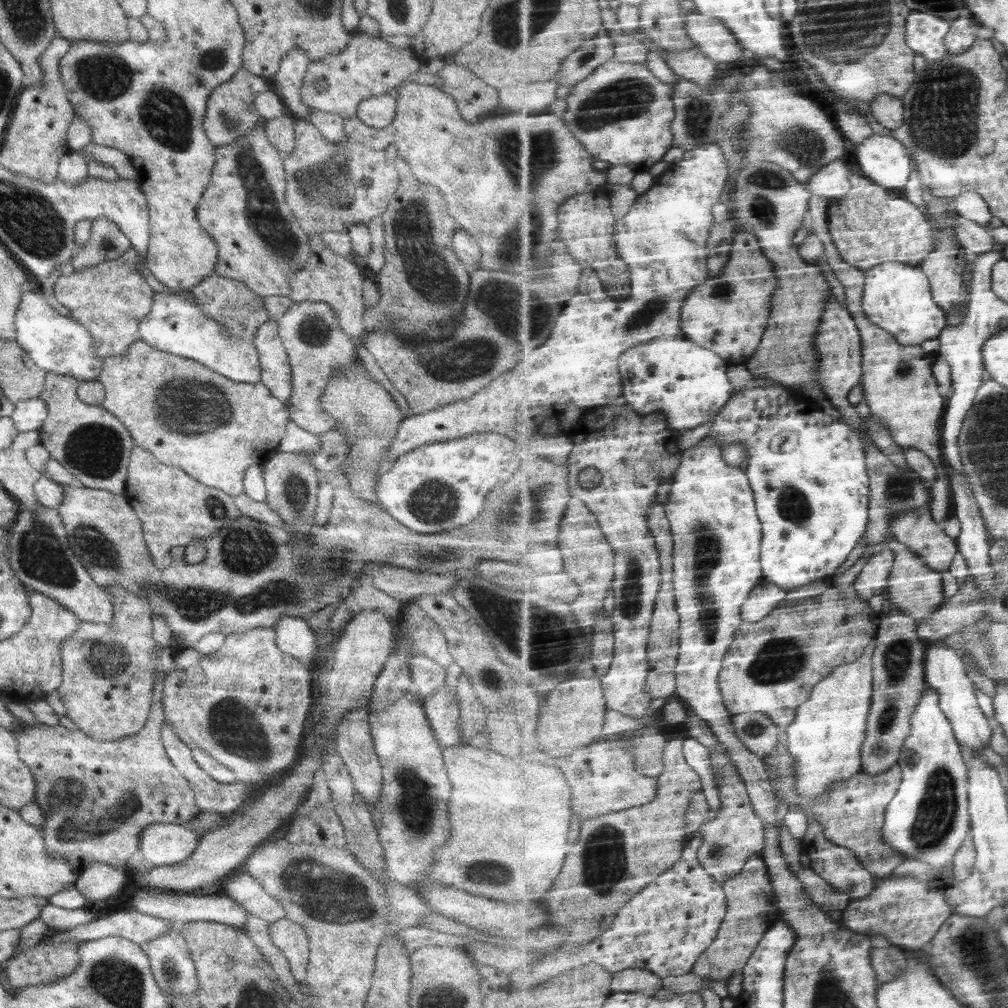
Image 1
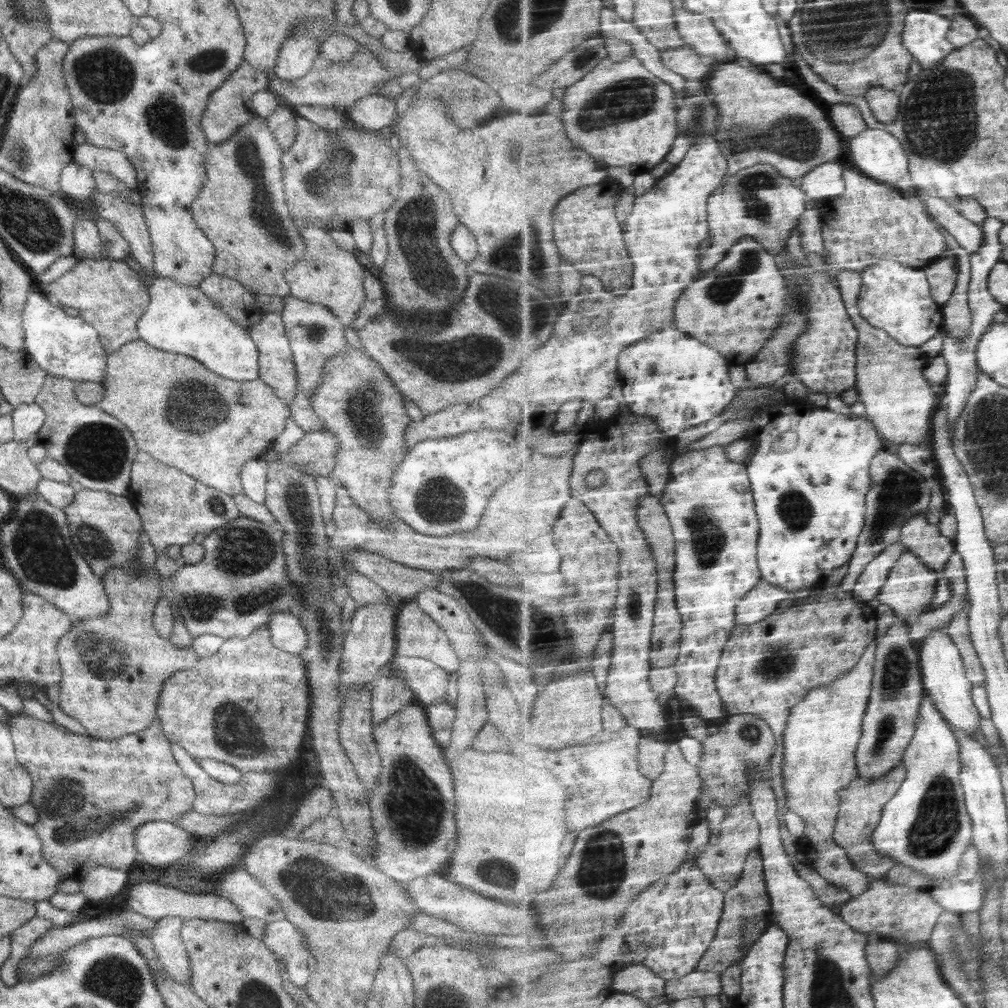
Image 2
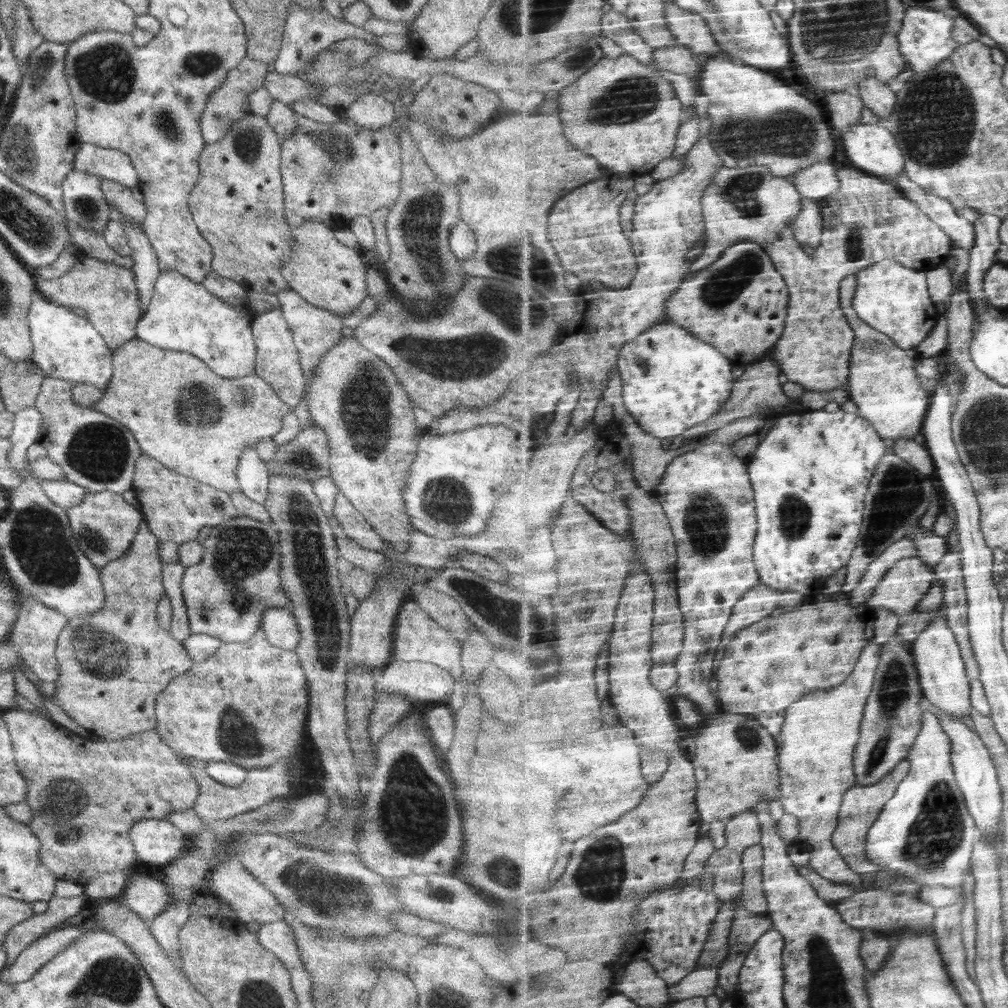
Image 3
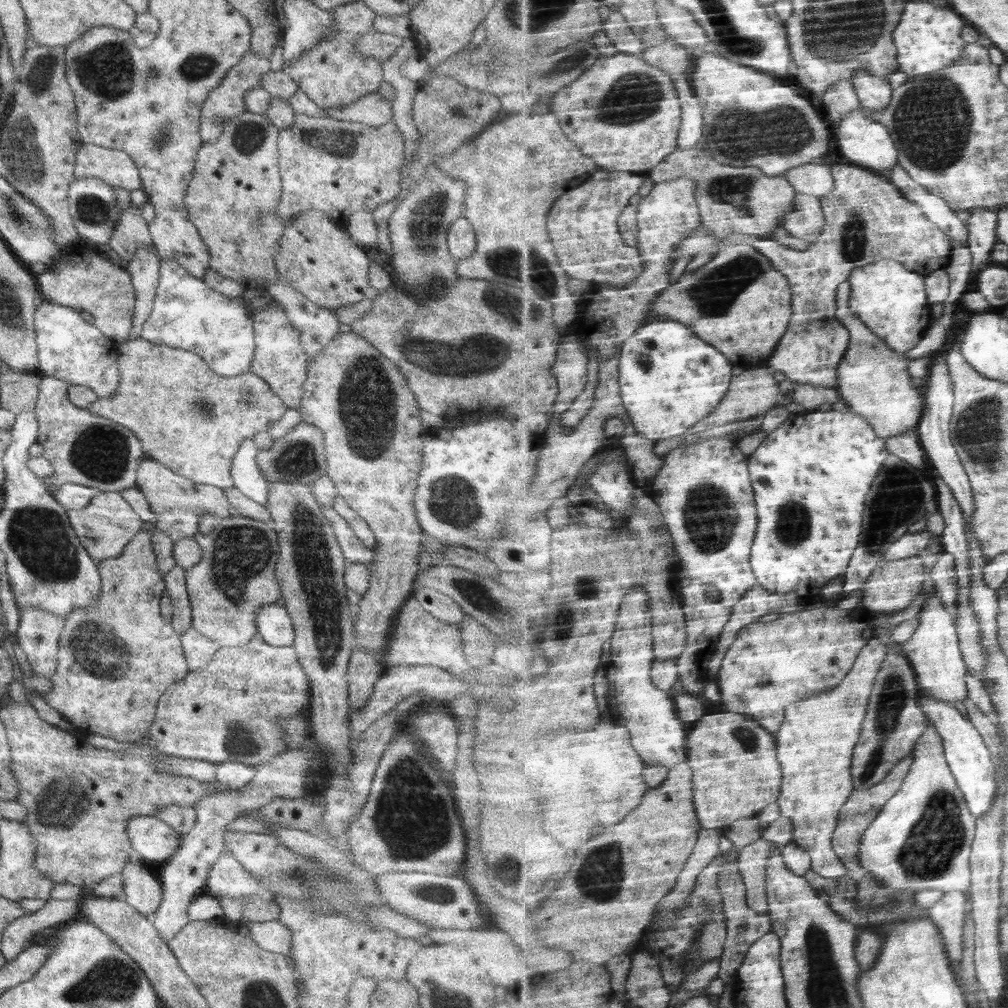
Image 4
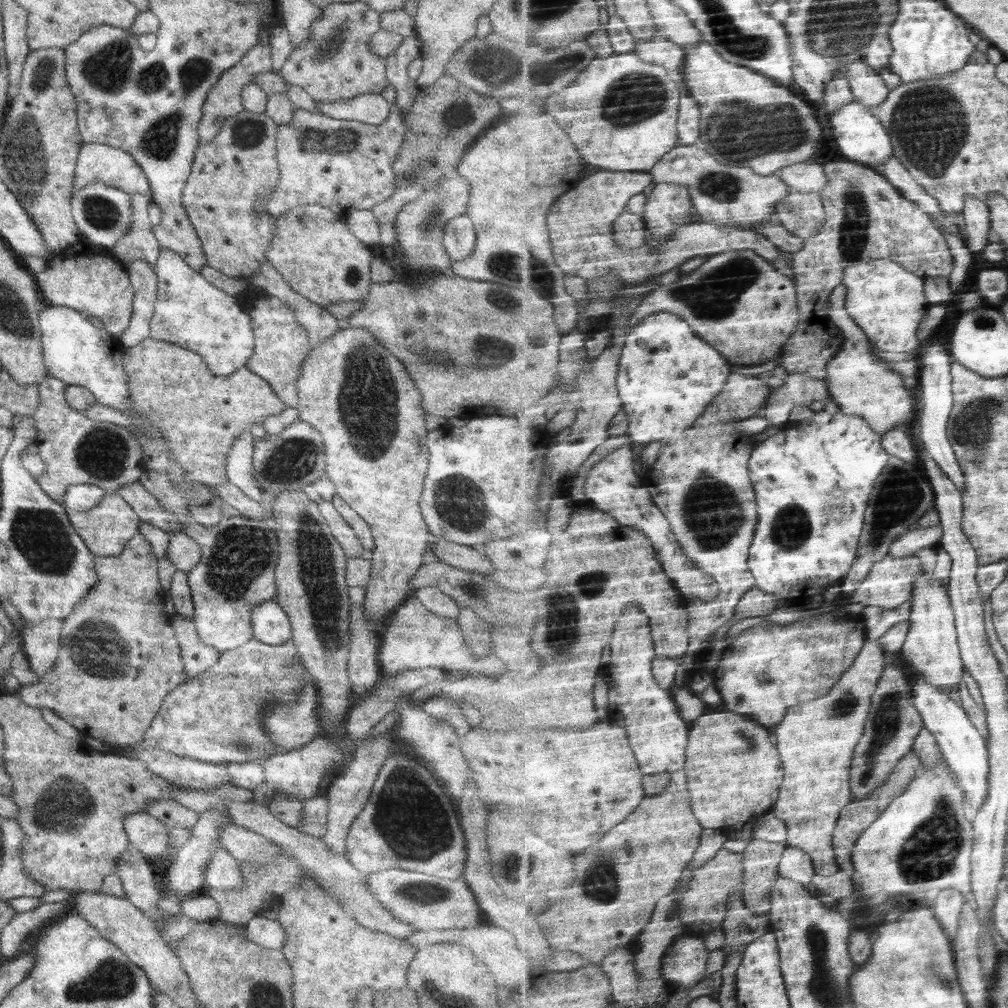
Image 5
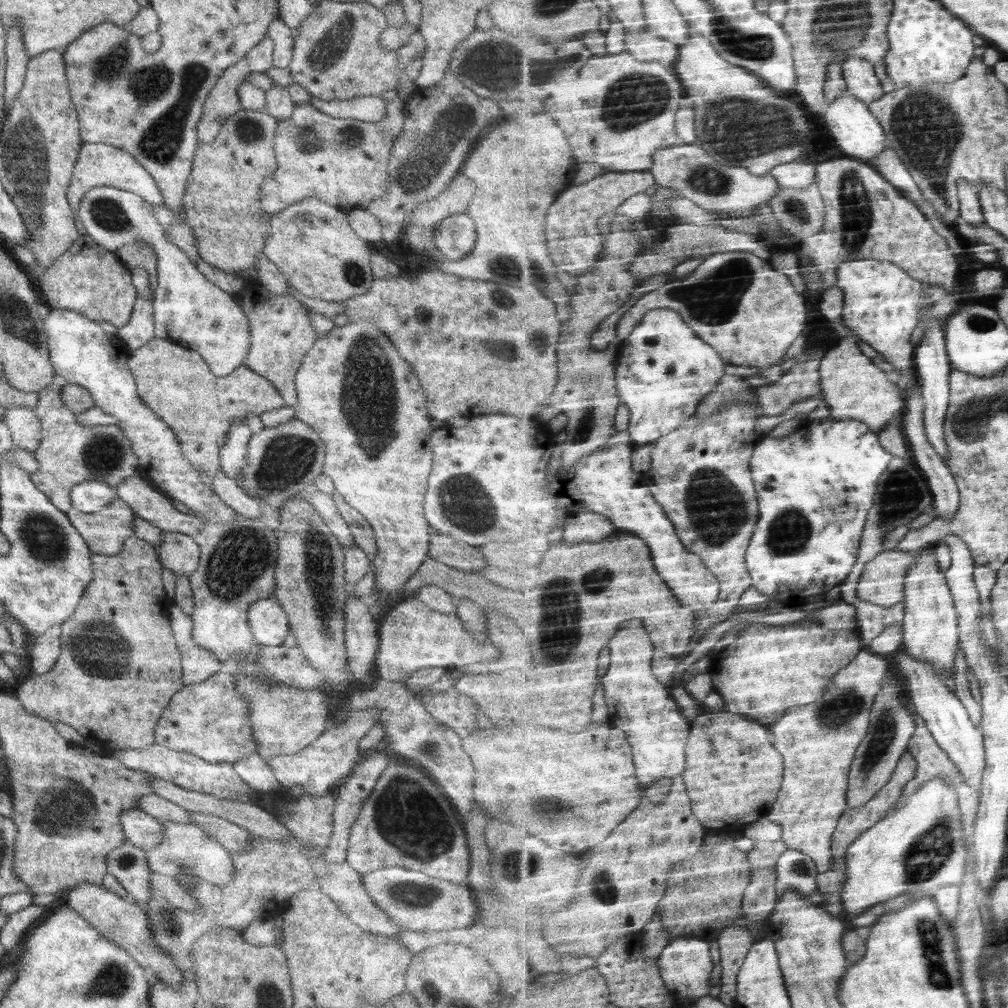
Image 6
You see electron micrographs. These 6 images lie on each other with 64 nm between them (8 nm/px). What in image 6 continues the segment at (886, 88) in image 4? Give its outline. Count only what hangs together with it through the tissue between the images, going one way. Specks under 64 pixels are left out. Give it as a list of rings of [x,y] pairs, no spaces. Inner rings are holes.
[[[847,58],[842,62],[848,90],[854,96],[872,104],[880,100],[889,90],[877,75],[873,62],[865,58]]]

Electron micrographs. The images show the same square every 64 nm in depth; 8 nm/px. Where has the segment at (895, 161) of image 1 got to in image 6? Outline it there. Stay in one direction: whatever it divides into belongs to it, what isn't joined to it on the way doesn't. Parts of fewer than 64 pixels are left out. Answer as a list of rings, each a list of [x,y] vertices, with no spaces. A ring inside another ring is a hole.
[[[850,92],[844,93],[829,103],[824,120],[837,144],[847,156],[870,164],[872,160],[878,159],[878,156],[884,150],[891,147],[885,126],[882,124],[881,119],[873,113],[871,105]]]

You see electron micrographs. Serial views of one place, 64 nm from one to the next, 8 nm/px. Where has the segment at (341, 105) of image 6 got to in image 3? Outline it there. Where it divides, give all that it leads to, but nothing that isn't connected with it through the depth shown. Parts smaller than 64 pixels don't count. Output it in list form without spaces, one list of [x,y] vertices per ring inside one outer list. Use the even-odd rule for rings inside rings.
[[[370,92],[359,96],[350,106],[344,109],[336,109],[336,113],[343,120],[350,120],[368,130],[380,130],[380,128],[389,126],[395,120],[395,106],[392,102],[384,99],[378,92]]]

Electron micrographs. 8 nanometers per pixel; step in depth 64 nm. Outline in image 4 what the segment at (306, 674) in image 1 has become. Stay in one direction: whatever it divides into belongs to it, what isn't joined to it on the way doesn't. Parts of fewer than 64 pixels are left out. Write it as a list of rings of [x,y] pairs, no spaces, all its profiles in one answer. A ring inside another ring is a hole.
[[[256,633],[246,645],[242,647],[220,647],[214,654],[214,658],[198,670],[189,670],[188,675],[182,681],[174,682],[164,694],[159,698],[156,705],[155,719],[149,726],[146,738],[146,746],[158,749],[160,753],[179,758],[190,758],[206,762],[241,762],[247,765],[258,766],[259,764],[270,762],[276,756],[288,752],[292,747],[285,740],[285,730],[279,725],[282,719],[291,719],[294,715],[301,713],[301,708],[308,706],[311,698],[308,678],[303,672],[301,662],[294,651],[293,646],[271,646],[262,641],[262,634]]]

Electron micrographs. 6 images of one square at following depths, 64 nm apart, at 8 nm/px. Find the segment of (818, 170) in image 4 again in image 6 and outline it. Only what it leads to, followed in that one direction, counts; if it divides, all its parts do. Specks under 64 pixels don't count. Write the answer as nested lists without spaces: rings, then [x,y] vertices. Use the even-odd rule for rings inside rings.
[[[796,161],[790,164],[782,164],[774,168],[772,177],[777,178],[781,188],[808,188],[817,184],[818,166],[807,161]]]

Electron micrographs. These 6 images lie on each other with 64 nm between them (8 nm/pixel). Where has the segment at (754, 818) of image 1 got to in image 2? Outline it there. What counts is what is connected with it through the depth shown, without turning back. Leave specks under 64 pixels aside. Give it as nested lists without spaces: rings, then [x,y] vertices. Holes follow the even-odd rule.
[[[743,794],[743,798],[728,808],[727,819],[721,825],[721,841],[718,845],[708,844],[702,850],[699,867],[705,871],[706,876],[724,893],[730,892],[741,880],[744,872],[746,858],[752,850],[760,849],[762,829],[757,819],[751,799]]]

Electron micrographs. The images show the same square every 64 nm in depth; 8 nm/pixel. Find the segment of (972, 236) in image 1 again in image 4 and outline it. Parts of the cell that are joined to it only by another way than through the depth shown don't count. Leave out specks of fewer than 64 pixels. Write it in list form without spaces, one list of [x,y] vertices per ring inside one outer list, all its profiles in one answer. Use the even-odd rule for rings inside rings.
[[[901,165],[894,168],[894,172],[889,178],[903,190],[906,198],[910,198],[912,202],[922,206],[925,213],[935,223],[938,223],[946,234],[969,246],[969,221],[964,220],[958,211],[954,211],[946,199],[933,194],[931,190],[922,186]]]

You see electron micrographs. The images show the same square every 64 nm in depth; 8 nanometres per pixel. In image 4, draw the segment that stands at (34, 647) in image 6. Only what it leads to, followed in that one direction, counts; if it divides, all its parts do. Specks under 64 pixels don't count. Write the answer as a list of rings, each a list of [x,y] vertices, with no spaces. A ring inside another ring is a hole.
[[[20,609],[16,642],[32,667],[33,673],[52,680],[57,669],[58,642],[65,617],[40,609]]]

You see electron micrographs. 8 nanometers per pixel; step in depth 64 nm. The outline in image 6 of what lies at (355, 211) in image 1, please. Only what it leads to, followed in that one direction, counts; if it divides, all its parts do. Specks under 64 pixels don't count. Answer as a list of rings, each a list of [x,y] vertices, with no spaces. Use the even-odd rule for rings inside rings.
[[[398,94],[390,100],[390,116],[385,116],[378,122],[334,118],[314,108],[311,103],[295,105],[291,117],[279,120],[276,127],[274,151],[278,170],[261,184],[260,201],[263,211],[271,216],[285,210],[290,204],[298,204],[306,198],[318,198],[320,202],[326,202],[346,213],[364,208],[376,198],[382,198],[388,192],[390,153],[396,138],[403,133],[405,111],[405,100]]]

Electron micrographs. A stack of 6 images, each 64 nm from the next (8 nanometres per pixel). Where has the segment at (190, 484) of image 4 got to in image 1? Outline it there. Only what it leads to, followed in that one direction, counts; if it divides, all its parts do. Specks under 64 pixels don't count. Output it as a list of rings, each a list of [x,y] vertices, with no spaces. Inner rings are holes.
[[[135,446],[130,455],[125,494],[140,519],[152,562],[160,570],[176,563],[171,557],[171,548],[188,546],[195,538],[204,540],[239,515],[233,496],[202,484],[177,466],[158,462],[149,450],[139,446]]]

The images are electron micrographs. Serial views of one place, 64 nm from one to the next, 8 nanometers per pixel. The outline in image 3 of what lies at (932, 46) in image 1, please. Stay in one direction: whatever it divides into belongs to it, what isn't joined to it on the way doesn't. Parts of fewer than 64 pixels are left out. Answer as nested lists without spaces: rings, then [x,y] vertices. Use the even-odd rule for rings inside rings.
[[[929,6],[909,7],[905,25],[899,34],[901,51],[905,54],[909,68],[913,68],[918,74],[931,72],[938,68],[942,62],[952,58],[962,45],[958,39],[955,39],[953,34],[955,28],[957,28],[957,18],[954,18],[954,15],[949,15],[946,11],[939,11]]]

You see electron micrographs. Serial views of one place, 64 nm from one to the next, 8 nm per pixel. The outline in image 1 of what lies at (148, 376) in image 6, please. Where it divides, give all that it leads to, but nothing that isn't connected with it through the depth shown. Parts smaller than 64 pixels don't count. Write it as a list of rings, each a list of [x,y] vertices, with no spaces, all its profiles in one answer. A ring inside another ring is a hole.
[[[142,339],[127,346],[123,355],[106,357],[98,380],[105,388],[104,409],[126,426],[135,446],[149,450],[162,464],[177,466],[206,486],[222,490],[230,496],[244,492],[244,470],[251,464],[263,465],[273,455],[272,450],[280,444],[279,440],[282,440],[286,424],[290,421],[287,405],[280,402],[261,381],[230,380],[201,362],[177,354],[166,354]]]

